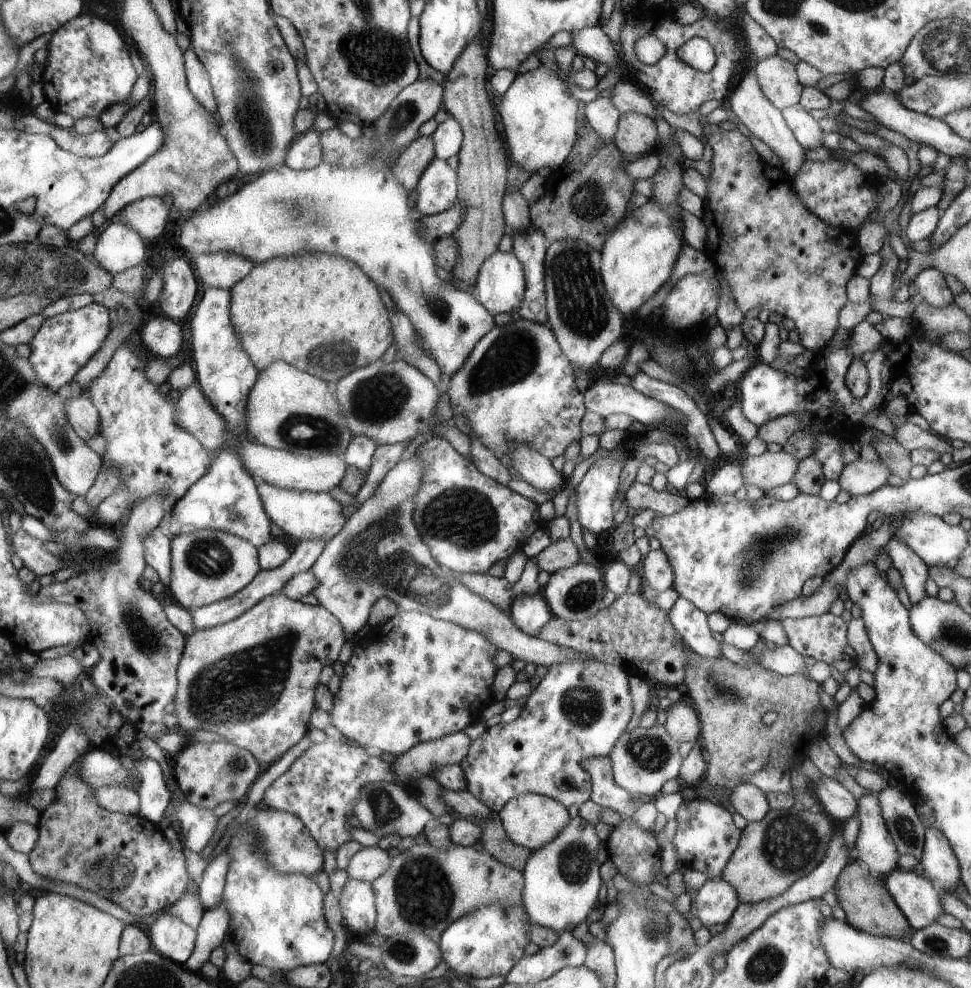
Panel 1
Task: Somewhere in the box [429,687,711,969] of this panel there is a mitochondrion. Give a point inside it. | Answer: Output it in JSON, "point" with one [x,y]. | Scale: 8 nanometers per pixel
{"point":[650,752]}

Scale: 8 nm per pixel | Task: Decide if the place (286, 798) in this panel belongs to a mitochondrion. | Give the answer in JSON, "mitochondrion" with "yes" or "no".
{"mitochondrion":"no"}

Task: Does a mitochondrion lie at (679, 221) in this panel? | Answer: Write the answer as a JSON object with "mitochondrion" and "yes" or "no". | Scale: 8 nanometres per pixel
{"mitochondrion":"no"}

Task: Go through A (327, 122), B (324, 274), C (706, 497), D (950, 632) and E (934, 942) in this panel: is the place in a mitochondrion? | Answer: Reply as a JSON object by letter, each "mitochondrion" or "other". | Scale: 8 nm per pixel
{"A":"other","B":"other","C":"other","D":"mitochondrion","E":"mitochondrion"}

